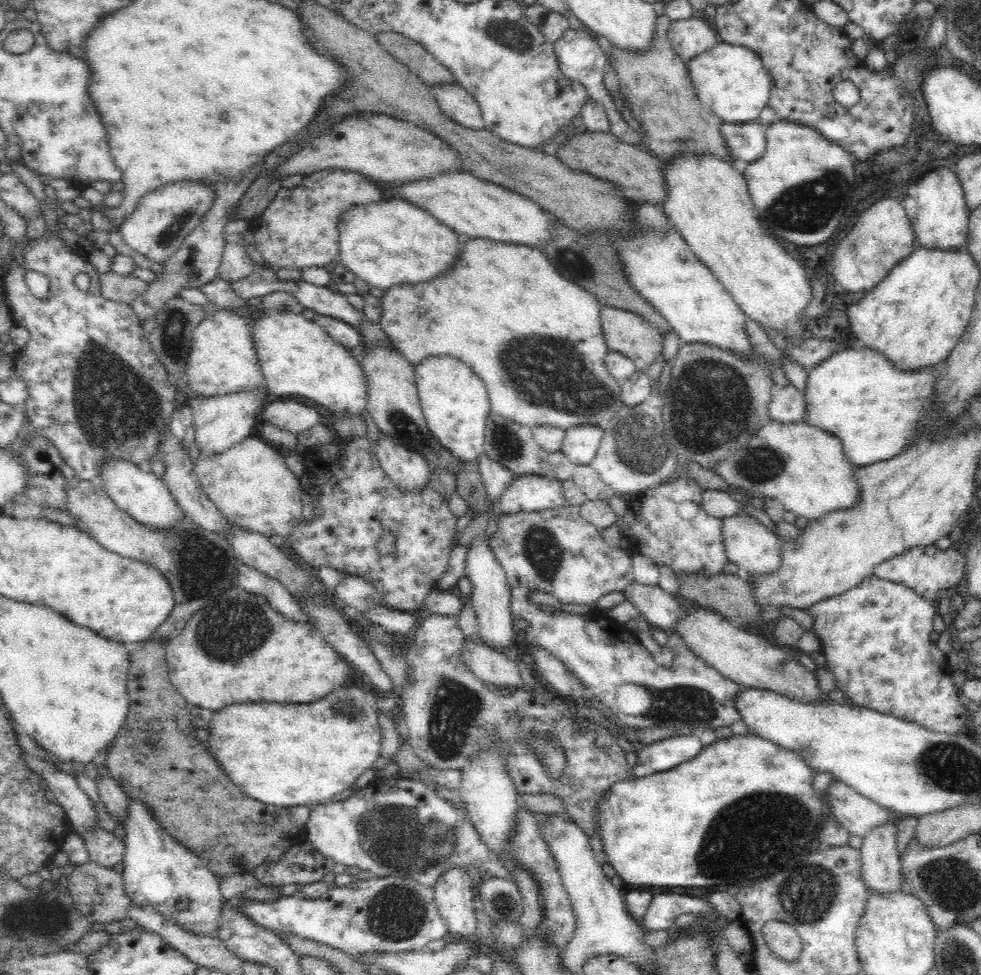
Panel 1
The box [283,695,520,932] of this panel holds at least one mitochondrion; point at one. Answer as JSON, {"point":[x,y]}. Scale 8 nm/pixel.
{"point":[407,839]}

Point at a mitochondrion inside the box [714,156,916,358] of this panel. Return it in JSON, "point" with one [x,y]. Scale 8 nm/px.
{"point":[809,206]}

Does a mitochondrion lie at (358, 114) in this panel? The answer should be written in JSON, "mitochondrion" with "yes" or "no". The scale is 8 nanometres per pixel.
{"mitochondrion":"no"}

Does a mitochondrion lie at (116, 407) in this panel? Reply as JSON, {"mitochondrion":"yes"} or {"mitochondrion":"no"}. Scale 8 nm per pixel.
{"mitochondrion":"yes"}

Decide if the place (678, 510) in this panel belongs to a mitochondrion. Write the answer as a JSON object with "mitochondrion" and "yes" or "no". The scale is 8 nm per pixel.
{"mitochondrion":"no"}

